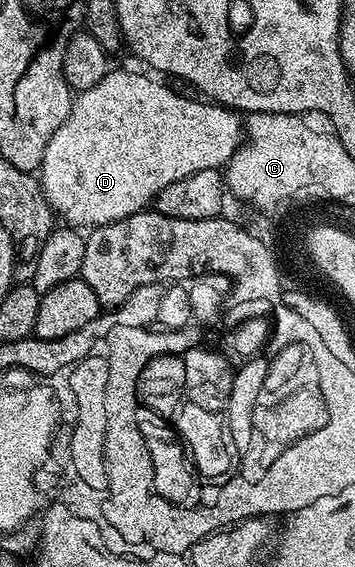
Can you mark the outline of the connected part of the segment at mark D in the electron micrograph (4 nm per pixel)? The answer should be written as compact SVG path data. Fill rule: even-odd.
M109 70L97 85L74 96L69 117L61 129L49 137L49 145L45 145L41 182L52 211L64 224L76 229L94 229L150 208L165 185L173 185L173 181L181 181L181 177L189 177L201 169L217 171L226 168L244 142L244 120L230 107L198 98L186 99L173 88L147 75Z

